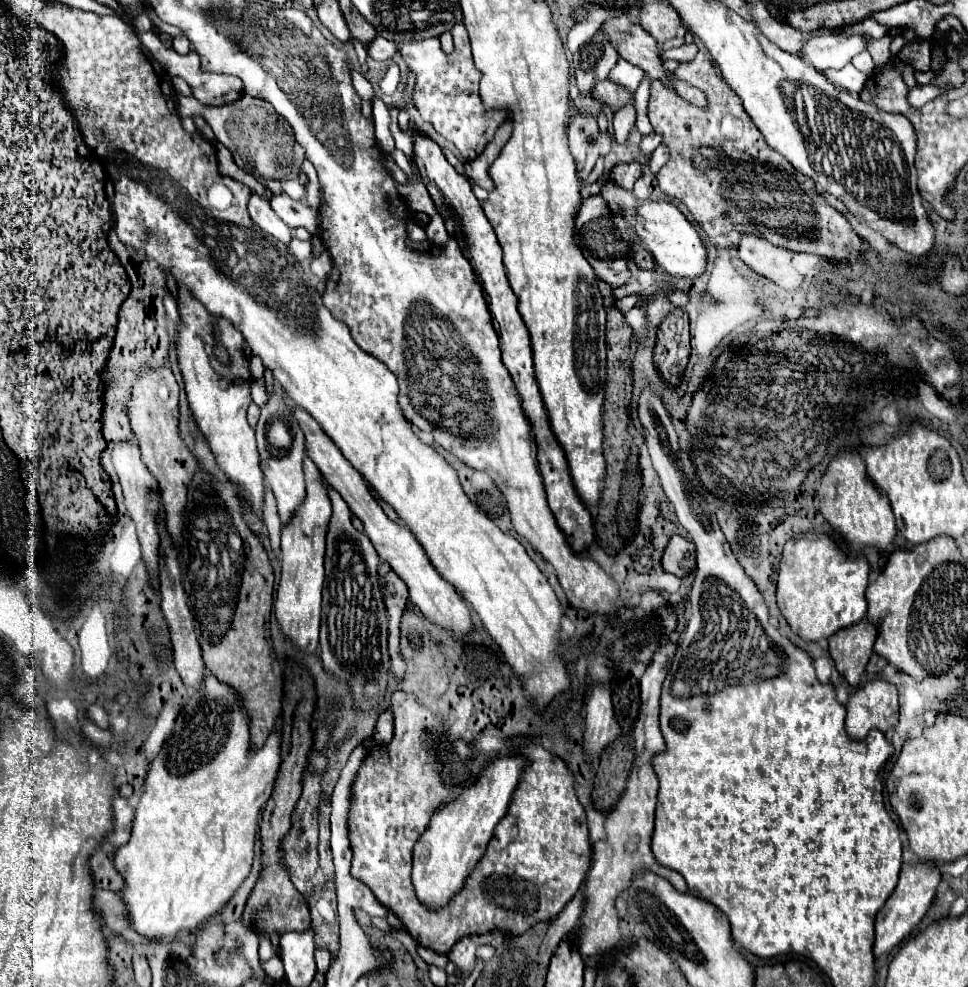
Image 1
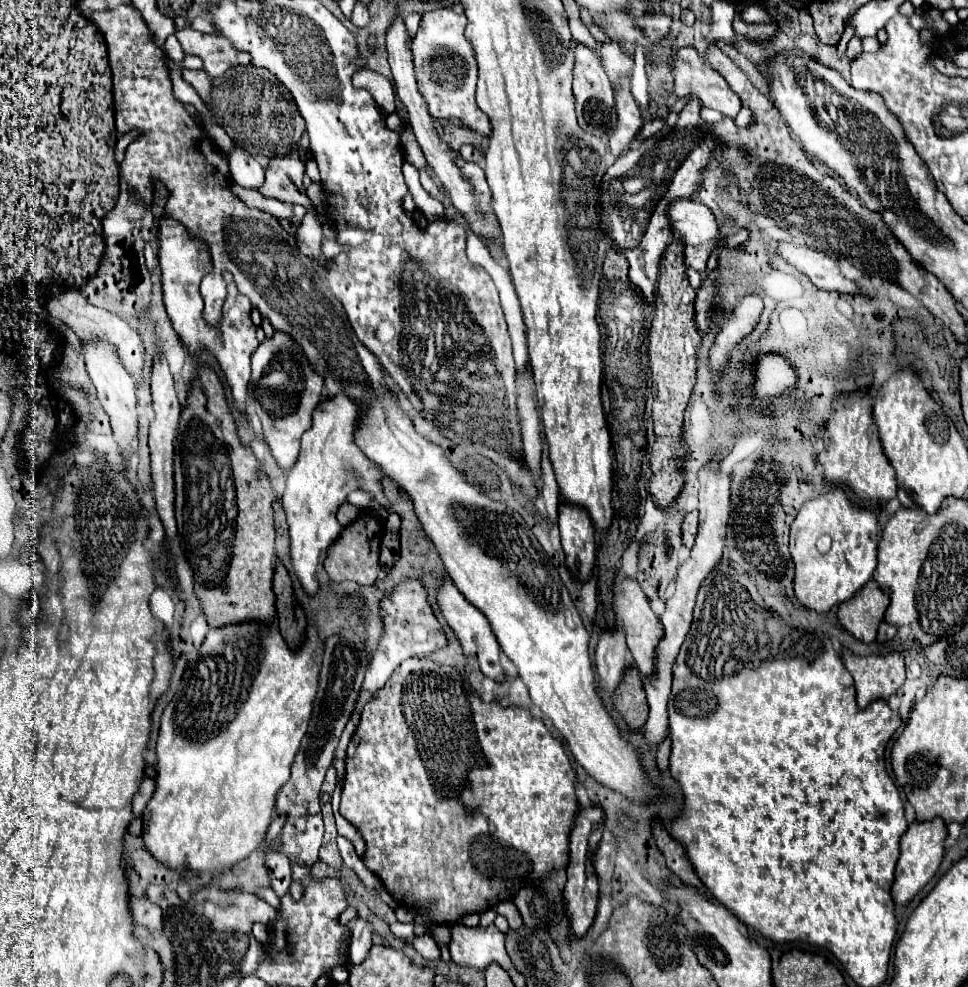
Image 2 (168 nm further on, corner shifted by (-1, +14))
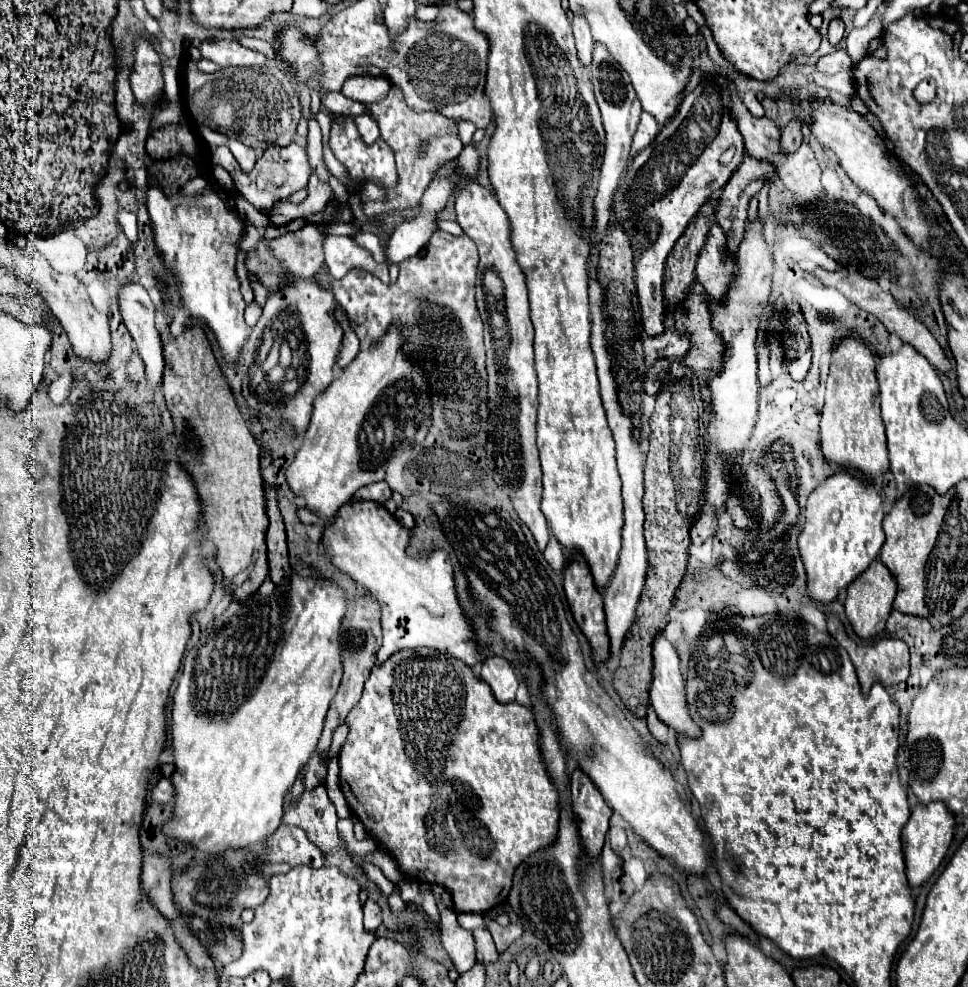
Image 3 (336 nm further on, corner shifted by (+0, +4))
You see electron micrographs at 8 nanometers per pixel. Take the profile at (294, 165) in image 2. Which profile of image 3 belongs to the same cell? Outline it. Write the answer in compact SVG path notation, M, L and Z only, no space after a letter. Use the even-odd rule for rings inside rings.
M290 144L286 148L278 148L278 146L270 146L256 162L254 170L250 174L244 174L240 170L240 166L236 164L234 156L230 154L228 148L220 146L220 148L214 148L210 152L210 162L212 166L222 166L234 180L238 192L252 204L256 206L258 210L268 210L272 206L276 206L278 202L286 202L296 190L302 190L306 188L308 184L308 178L312 174L310 170L310 164L308 164L308 156L306 156L306 150L298 144Z

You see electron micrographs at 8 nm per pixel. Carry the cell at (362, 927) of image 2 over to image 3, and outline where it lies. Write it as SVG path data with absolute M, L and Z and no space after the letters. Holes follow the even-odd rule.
M368 900L364 904L364 928L368 932L376 932L376 928L382 924L382 914L380 914L380 908L378 904L374 904L372 900Z

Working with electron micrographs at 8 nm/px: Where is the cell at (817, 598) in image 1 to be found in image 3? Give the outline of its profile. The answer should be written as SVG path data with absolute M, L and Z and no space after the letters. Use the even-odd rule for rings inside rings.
M840 472L826 478L826 482L810 494L806 504L806 524L802 534L798 536L798 550L806 568L806 590L810 600L816 600L820 604L836 600L840 590L848 588L848 584L856 580L878 558L880 548L884 544L882 518L882 498L876 486L864 484L860 478L850 476L848 472Z

